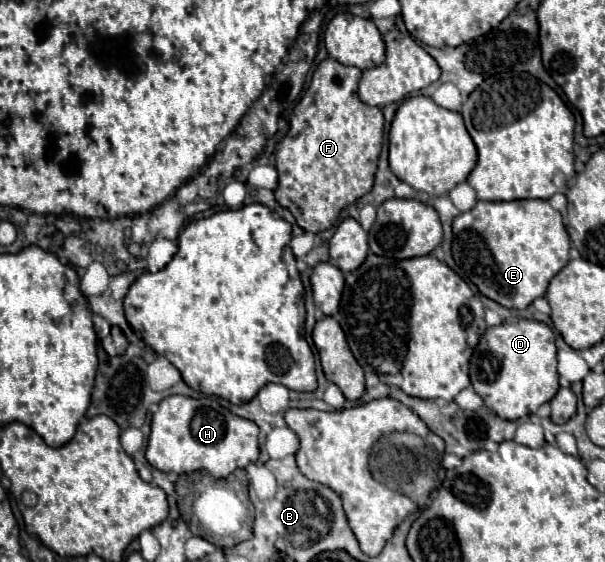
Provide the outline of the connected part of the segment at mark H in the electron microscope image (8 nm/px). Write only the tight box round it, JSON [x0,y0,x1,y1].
[145,396,259,478]

